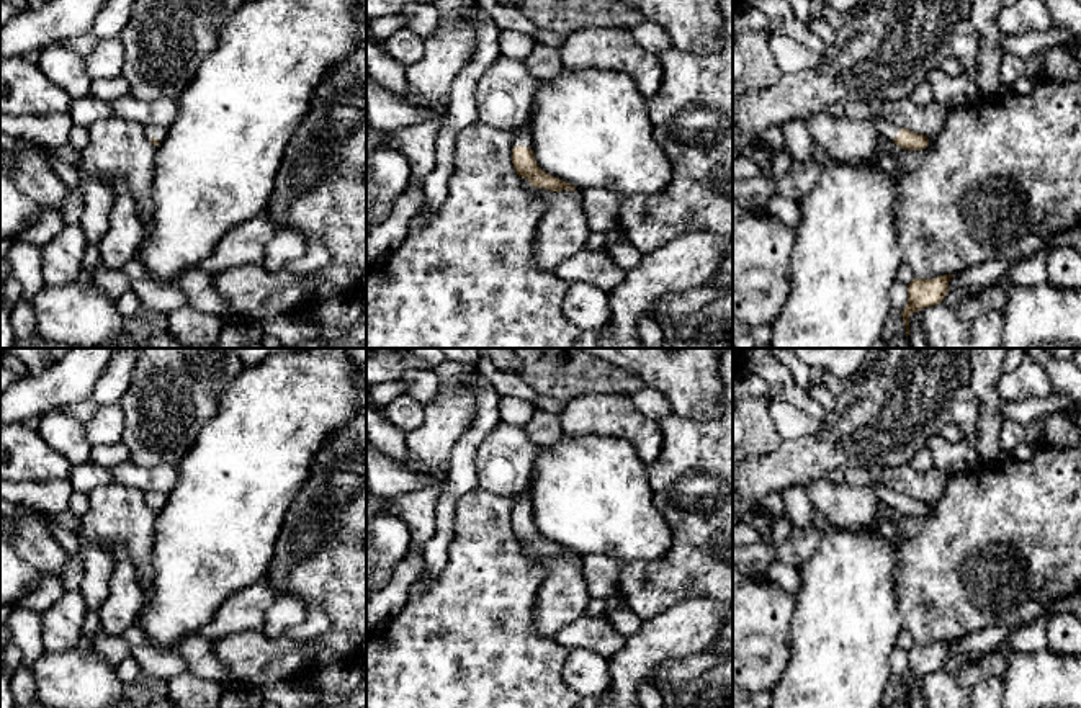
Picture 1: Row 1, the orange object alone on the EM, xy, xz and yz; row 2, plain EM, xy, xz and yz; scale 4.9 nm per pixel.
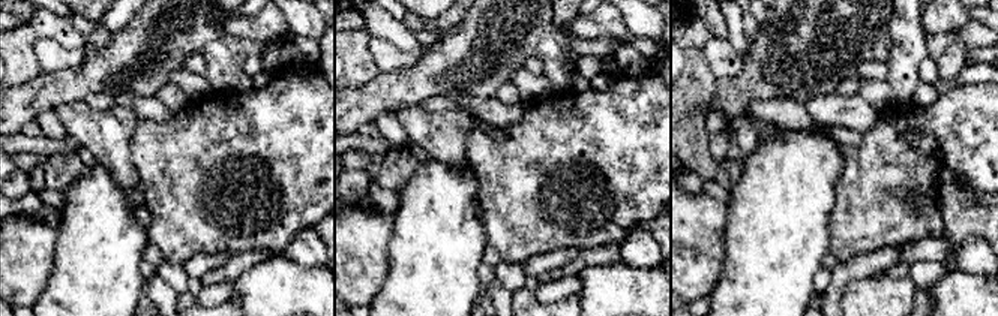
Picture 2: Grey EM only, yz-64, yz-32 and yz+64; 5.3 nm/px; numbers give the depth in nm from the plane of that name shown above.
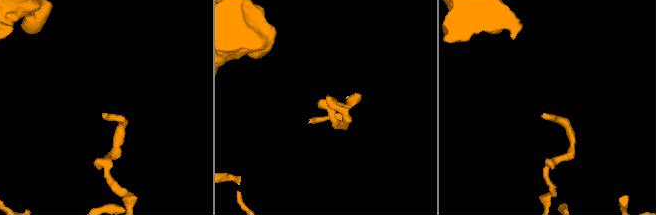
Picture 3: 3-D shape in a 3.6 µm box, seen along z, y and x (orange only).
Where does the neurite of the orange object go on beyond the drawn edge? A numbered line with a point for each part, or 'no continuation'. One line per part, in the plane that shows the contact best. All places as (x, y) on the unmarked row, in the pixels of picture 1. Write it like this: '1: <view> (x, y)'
1: xz (524, 501)

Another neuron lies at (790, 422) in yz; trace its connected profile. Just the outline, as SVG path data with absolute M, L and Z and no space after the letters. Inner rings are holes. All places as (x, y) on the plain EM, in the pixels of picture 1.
M770 401L769 414L782 441L810 437L818 433L821 428L823 419L814 419L788 402Z

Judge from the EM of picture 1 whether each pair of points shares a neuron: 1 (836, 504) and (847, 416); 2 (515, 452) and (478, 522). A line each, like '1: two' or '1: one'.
1: two
2: two

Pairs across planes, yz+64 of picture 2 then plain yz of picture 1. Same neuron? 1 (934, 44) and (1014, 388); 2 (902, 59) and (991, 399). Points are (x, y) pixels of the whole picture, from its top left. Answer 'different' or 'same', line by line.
1: different
2: same

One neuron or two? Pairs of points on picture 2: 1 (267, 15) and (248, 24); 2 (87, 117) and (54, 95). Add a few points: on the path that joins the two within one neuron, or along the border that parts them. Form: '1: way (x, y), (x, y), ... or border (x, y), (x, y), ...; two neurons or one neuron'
1: way (263, 20), (258, 24), (252, 24); one neuron
2: border (84, 99), (60, 104), (54, 110); two neurons

